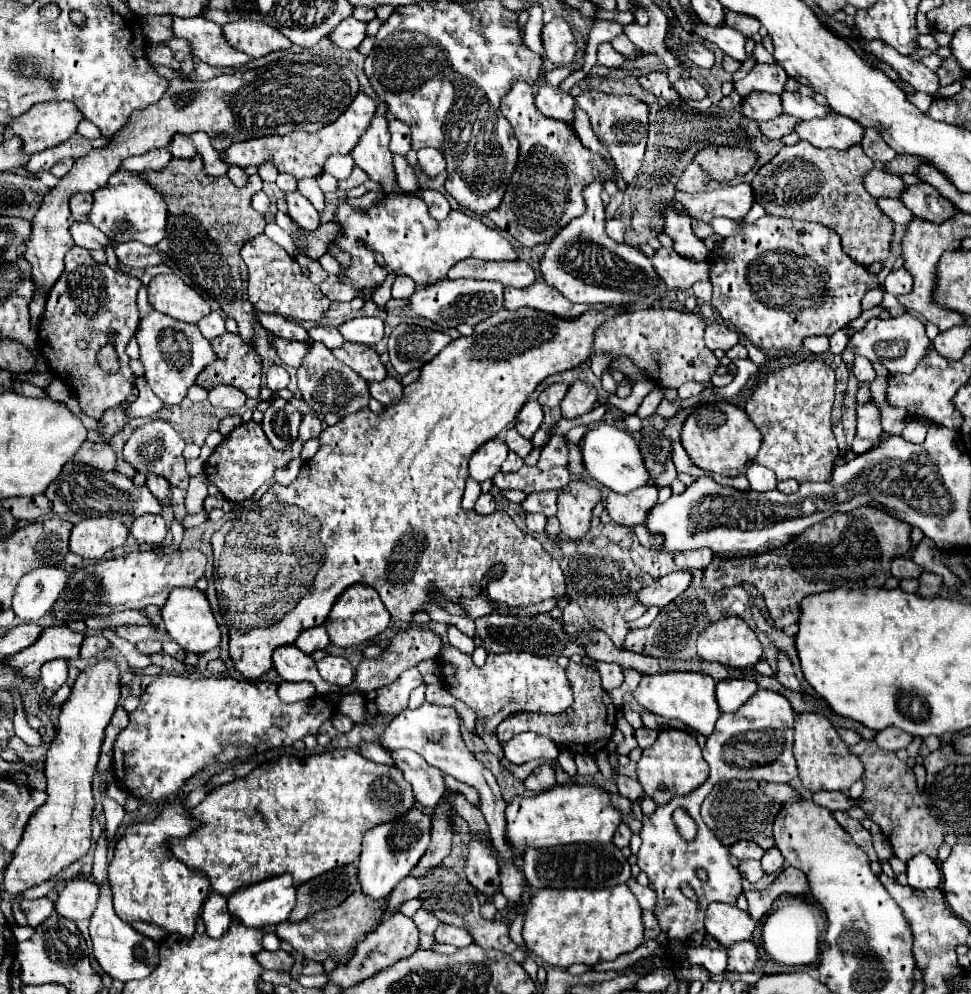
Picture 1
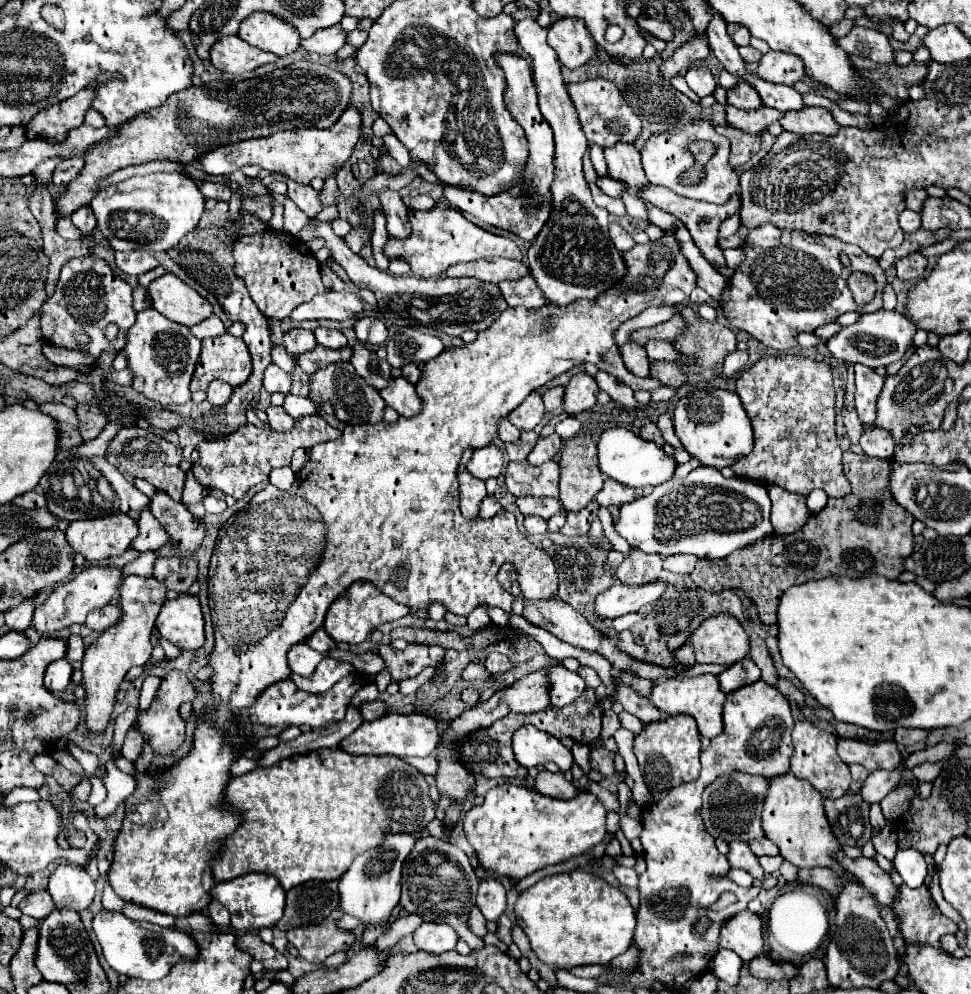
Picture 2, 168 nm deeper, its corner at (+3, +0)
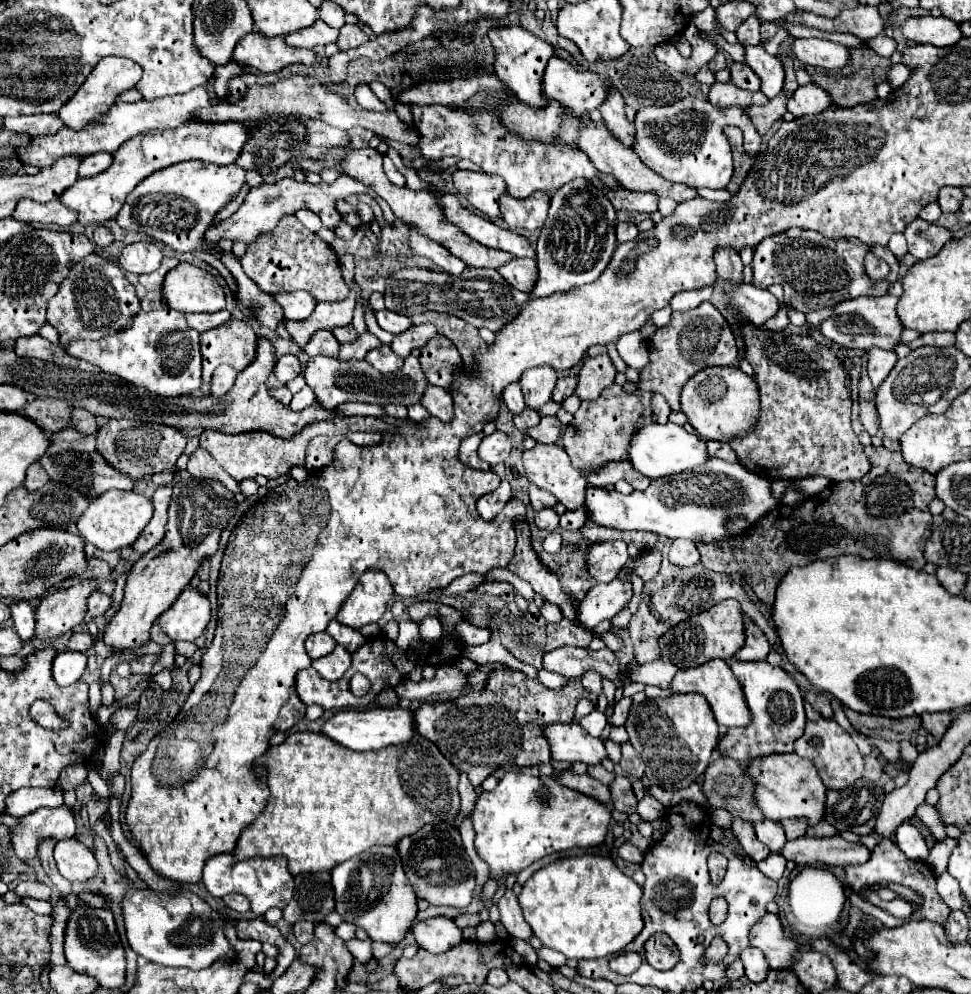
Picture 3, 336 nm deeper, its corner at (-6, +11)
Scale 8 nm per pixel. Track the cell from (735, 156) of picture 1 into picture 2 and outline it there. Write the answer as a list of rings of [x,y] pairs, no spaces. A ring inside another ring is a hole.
[[[716,127],[718,133],[726,135],[732,141],[732,155],[730,155],[730,163],[734,167],[744,165],[752,155],[758,153],[760,149],[760,135],[762,133],[748,133],[748,131],[740,131],[734,127]]]

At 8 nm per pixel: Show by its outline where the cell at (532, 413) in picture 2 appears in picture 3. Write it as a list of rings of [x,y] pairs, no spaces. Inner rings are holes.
[[[535,368],[529,372],[523,372],[521,376],[521,390],[525,404],[531,410],[539,410],[547,400],[551,400],[551,392],[557,382],[557,374],[551,368]]]

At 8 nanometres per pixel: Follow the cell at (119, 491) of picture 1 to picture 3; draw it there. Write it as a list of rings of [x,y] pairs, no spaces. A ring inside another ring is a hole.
[[[65,428],[63,432],[51,434],[51,446],[49,452],[39,460],[41,466],[47,470],[49,478],[53,482],[65,482],[67,486],[75,488],[77,492],[81,492],[81,496],[85,496],[87,500],[99,498],[103,496],[107,490],[125,490],[131,492],[135,488],[135,480],[123,472],[119,472],[117,468],[113,468],[95,448],[95,440],[97,434],[85,434],[79,432],[75,428]]]

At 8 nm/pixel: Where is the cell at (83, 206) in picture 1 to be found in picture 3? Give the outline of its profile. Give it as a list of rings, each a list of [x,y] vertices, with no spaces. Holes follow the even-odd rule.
[[[99,224],[99,226],[95,226],[95,230],[93,230],[93,242],[95,244],[99,244],[99,246],[111,246],[111,242],[113,242],[113,234],[111,234],[111,230],[107,228],[107,226],[103,226],[103,224]]]

